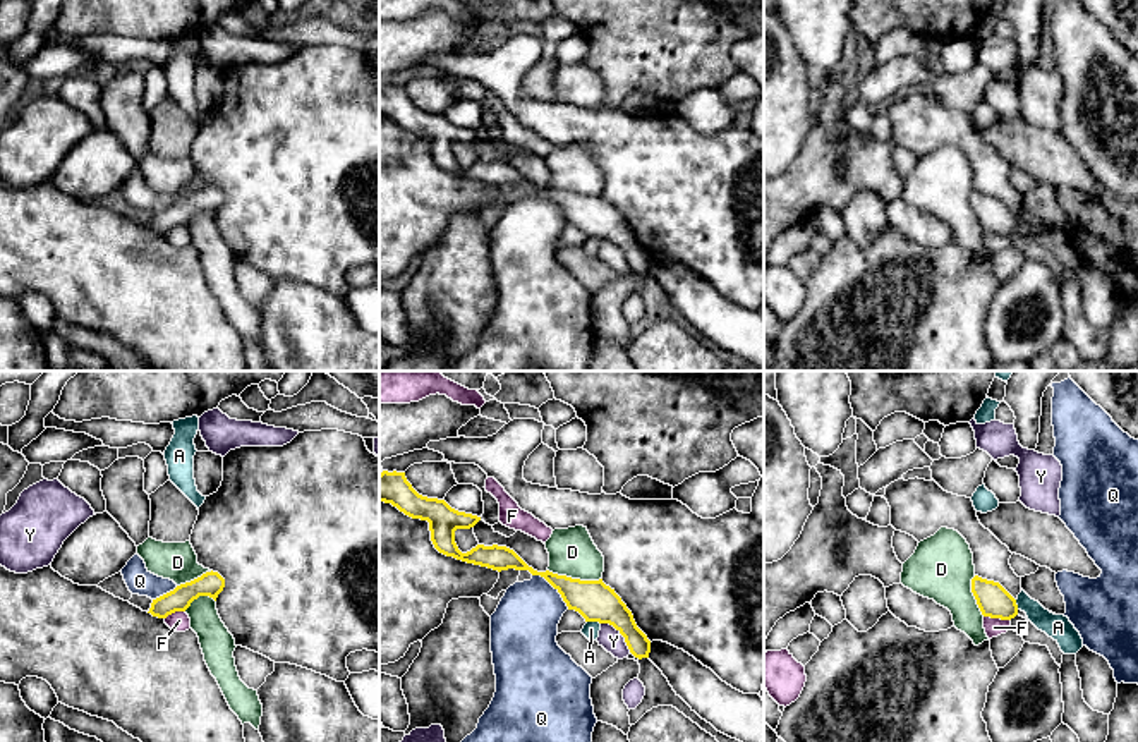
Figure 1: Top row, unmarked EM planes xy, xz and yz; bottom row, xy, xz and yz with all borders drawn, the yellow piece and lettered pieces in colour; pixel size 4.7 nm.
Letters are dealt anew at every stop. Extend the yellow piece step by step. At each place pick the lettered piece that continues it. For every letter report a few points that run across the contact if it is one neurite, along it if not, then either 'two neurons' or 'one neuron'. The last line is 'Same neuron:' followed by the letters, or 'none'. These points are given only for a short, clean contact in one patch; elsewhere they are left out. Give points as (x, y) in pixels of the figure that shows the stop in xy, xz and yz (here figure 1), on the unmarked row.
A: xz (587, 236), (599, 239) | two neurons
D: xz (548, 184), (572, 193), (599, 194) | two neurons
F: two neurons
Q: xz (532, 189), (539, 189), (568, 224) | two neurons
Y: two neurons
Same neuron: none

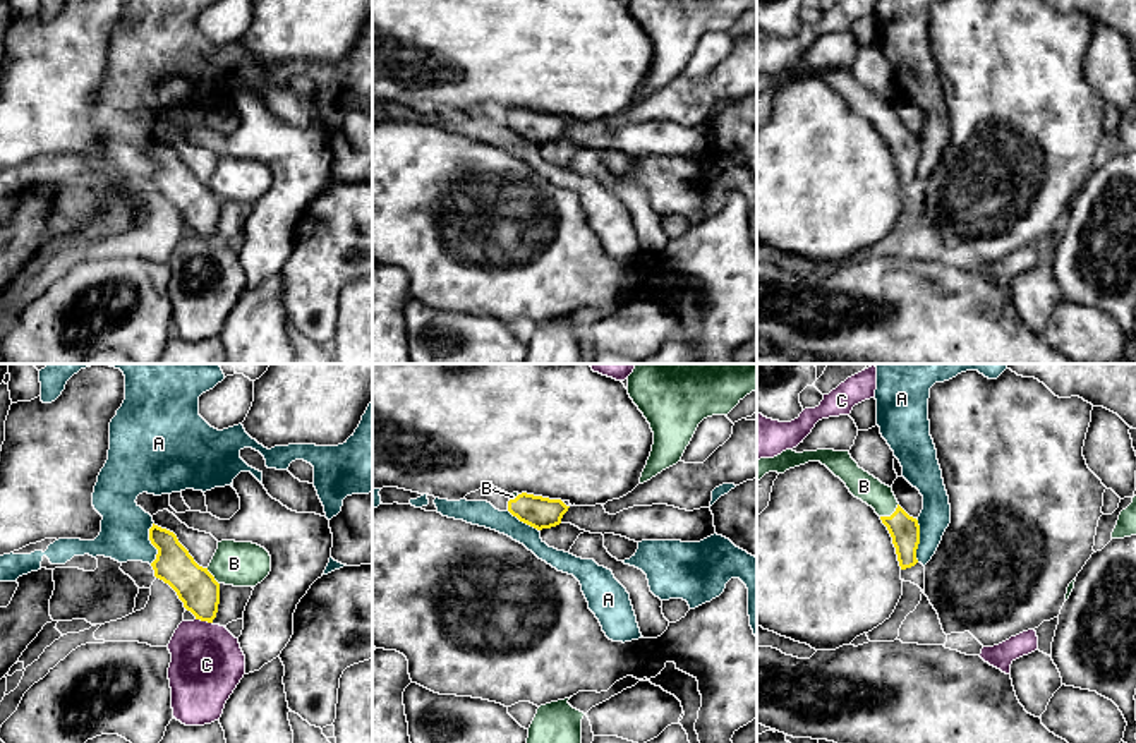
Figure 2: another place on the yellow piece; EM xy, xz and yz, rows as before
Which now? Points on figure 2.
A: yz (915, 134), (918, 141), (918, 177) | two neurons
B: one neuron
C: two neurons
Same neuron: B

